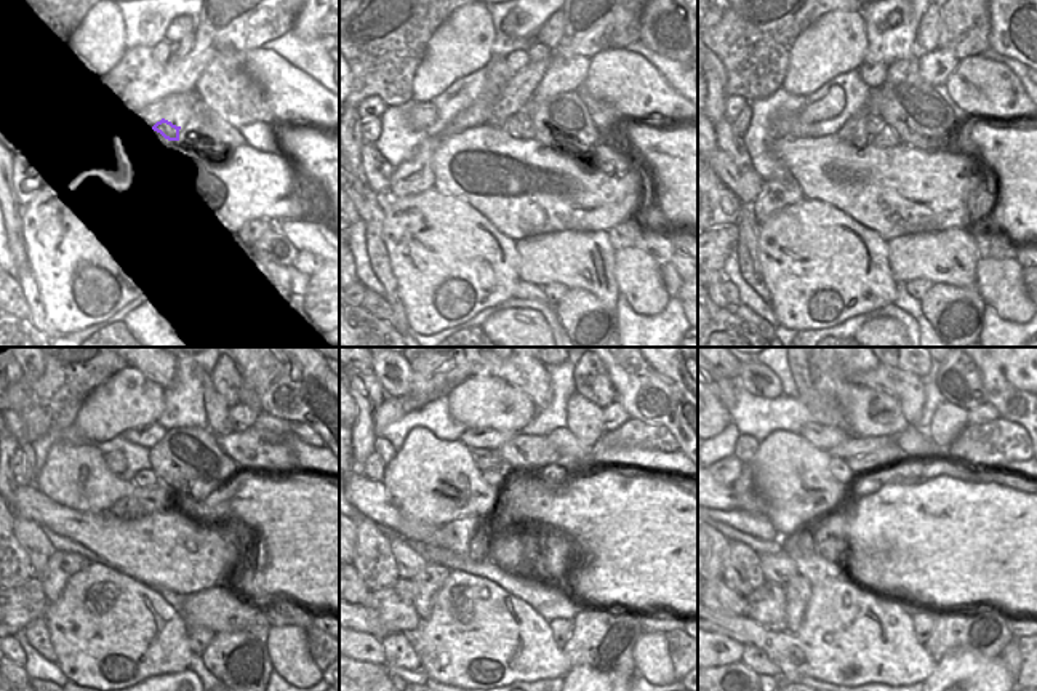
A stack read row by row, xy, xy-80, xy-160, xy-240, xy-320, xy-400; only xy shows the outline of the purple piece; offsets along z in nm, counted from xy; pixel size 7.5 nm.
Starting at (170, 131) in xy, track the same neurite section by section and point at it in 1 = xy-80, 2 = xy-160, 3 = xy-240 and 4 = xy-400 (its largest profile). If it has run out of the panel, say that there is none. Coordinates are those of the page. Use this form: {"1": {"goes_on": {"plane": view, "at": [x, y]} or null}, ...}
{"1": {"goes_on": {"plane": "xy-80", "at": [520, 127]}}, "2": {"goes_on": {"plane": "xy-160", "at": [872, 123]}}, "3": {"goes_on": {"plane": "xy-240", "at": [143, 477]}}, "4": {"goes_on": {"plane": "xy-400", "at": [840, 471]}}}

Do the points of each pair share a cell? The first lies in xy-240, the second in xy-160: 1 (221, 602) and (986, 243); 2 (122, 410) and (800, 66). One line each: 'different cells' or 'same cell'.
1: different cells
2: same cell

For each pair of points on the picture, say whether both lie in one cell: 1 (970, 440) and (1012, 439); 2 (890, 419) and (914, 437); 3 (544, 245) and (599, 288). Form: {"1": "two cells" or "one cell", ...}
{"1": "one cell", "2": "two cells", "3": "one cell"}

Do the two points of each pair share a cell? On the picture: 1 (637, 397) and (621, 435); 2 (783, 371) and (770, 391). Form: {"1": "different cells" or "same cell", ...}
{"1": "different cells", "2": "different cells"}

